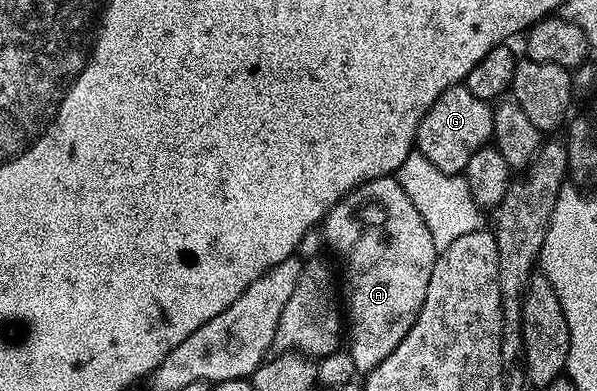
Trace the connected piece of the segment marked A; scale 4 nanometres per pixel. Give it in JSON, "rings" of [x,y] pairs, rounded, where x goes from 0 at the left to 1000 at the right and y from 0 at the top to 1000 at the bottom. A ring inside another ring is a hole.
{"rings":[[[642,448],[601,468],[585,499],[575,499],[539,563],[543,611],[556,642],[570,650],[576,680],[573,744],[580,757],[580,895],[593,913],[598,951],[615,954],[633,944],[640,923],[667,887],[667,872],[687,852],[697,829],[707,770],[714,770],[714,729],[730,675],[732,637],[707,545],[693,535],[693,514],[680,504],[668,455]]]}

